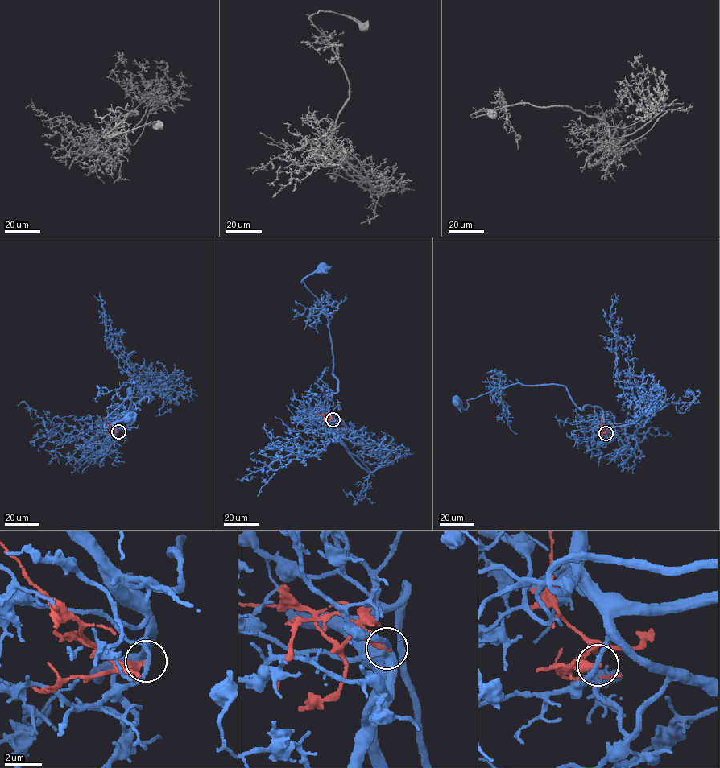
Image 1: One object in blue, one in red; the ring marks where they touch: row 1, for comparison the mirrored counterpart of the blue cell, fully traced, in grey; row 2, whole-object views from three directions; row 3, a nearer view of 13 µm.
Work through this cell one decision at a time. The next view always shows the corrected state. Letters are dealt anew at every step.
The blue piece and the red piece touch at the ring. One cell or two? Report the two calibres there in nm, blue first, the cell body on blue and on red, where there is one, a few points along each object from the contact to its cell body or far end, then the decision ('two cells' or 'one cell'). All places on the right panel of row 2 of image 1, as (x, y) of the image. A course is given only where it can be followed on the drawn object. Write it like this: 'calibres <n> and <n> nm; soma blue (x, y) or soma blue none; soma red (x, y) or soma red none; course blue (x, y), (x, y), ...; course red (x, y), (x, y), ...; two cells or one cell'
calibres 240 and 320 nm; soma blue (457, 402); soma red none; course blue (606, 433), (602, 410), (581, 410), (559, 385), (511, 384), (469, 399), (465, 410), (458, 403); course red (606, 433), (600, 417); two cells

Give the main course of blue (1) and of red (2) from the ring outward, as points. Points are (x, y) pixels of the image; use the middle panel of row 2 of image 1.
1: (333, 419), (320, 414), (323, 404), (337, 390), (328, 319), (319, 300), (301, 281), (323, 269)
2: (333, 419), (313, 414)

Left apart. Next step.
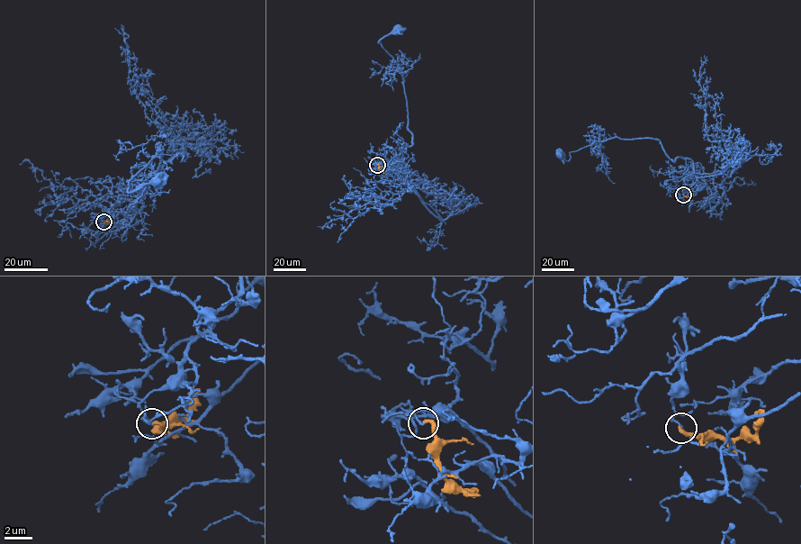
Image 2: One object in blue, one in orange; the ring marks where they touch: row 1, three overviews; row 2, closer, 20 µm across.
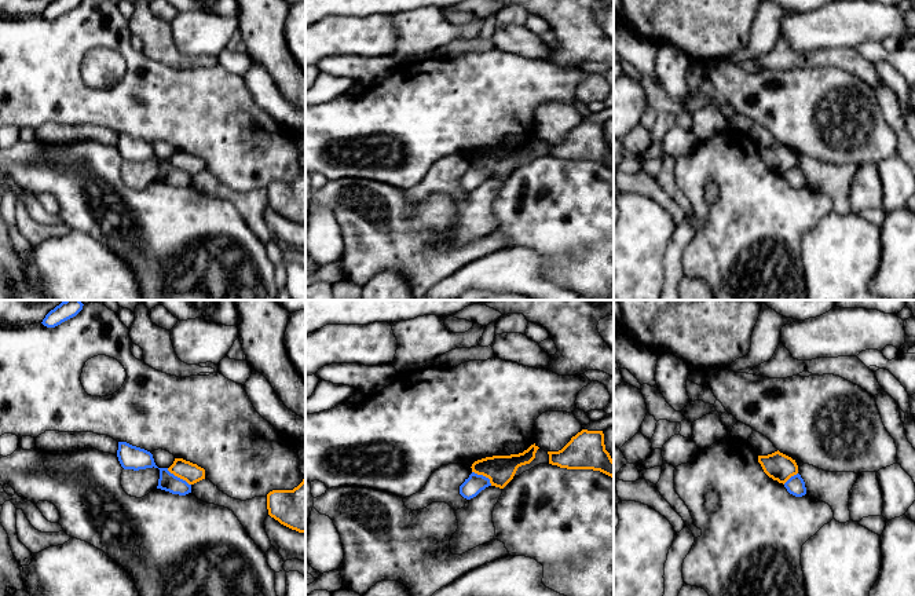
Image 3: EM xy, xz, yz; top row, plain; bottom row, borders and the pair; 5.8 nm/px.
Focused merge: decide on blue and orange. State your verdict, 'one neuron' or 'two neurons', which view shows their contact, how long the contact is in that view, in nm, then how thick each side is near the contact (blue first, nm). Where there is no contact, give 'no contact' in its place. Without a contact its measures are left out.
two neurons | xy | 170 nm | 120/120 nm

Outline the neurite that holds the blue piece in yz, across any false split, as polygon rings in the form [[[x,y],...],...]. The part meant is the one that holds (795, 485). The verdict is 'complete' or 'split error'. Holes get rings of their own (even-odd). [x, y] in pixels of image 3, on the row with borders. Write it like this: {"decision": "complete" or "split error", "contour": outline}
{"decision": "complete", "contour": [[[799,473],[791,476],[786,483],[784,487],[787,491],[795,497],[802,497],[806,494],[805,482]]]}

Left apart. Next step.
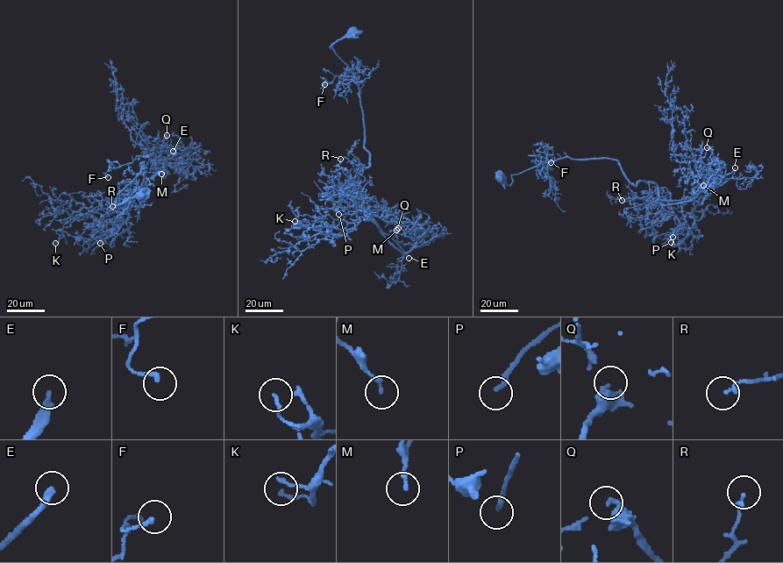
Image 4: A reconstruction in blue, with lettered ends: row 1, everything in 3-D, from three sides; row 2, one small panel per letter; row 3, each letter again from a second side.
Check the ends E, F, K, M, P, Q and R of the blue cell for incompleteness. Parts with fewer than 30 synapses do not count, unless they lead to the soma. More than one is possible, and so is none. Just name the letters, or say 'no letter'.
E, P

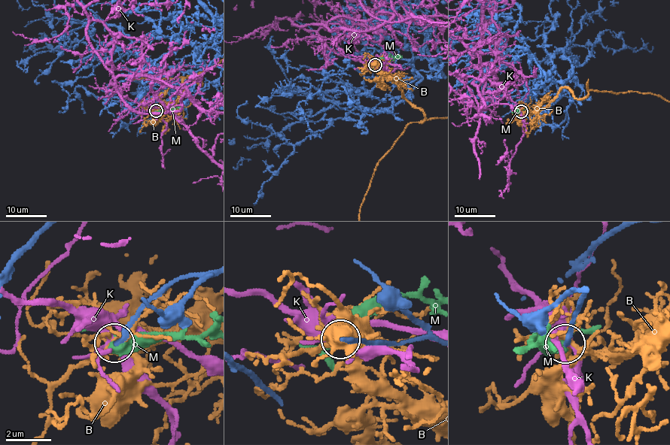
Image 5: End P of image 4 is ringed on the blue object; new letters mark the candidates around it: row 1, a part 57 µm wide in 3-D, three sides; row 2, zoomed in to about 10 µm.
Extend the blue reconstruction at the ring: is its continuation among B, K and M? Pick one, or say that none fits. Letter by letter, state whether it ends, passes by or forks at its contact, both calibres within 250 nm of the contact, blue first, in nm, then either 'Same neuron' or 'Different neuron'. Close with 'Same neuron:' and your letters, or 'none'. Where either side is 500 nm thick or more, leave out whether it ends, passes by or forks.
B: It forks there. Thickness 320 nm (blue) against 180 nm. Different neuron
K: It forks there. Thickness 260 nm (blue) against 240 nm. Different neuron
M: It passes by. Thickness 240 nm (blue) against 400 nm. Different neuron
Same neuron: none

